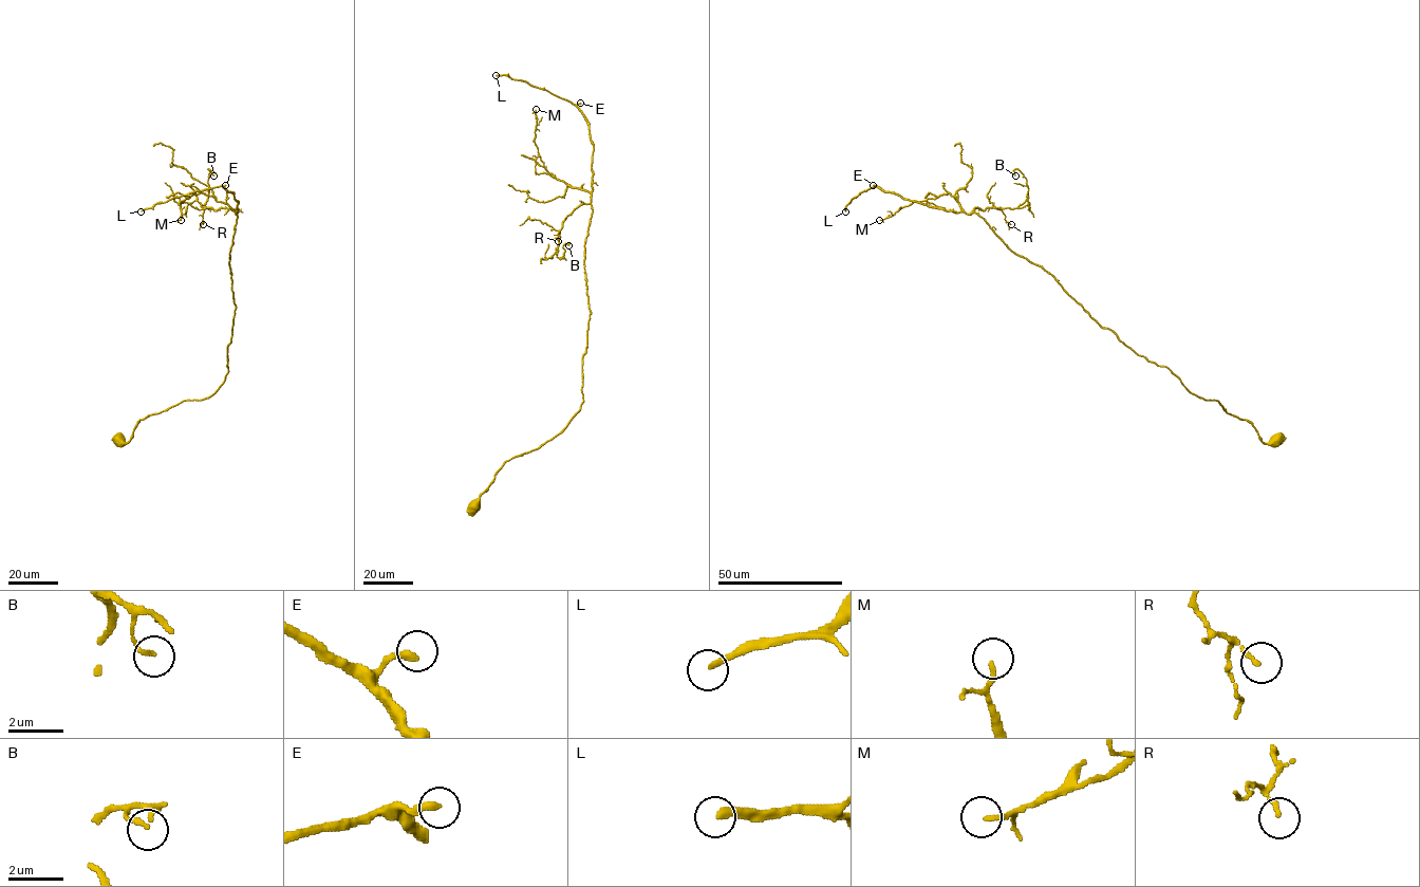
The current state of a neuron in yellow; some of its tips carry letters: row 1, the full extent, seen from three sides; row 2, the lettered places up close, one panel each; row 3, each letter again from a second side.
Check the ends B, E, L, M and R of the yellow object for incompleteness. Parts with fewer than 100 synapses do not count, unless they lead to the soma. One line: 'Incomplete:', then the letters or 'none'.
Incomplete: E, L

